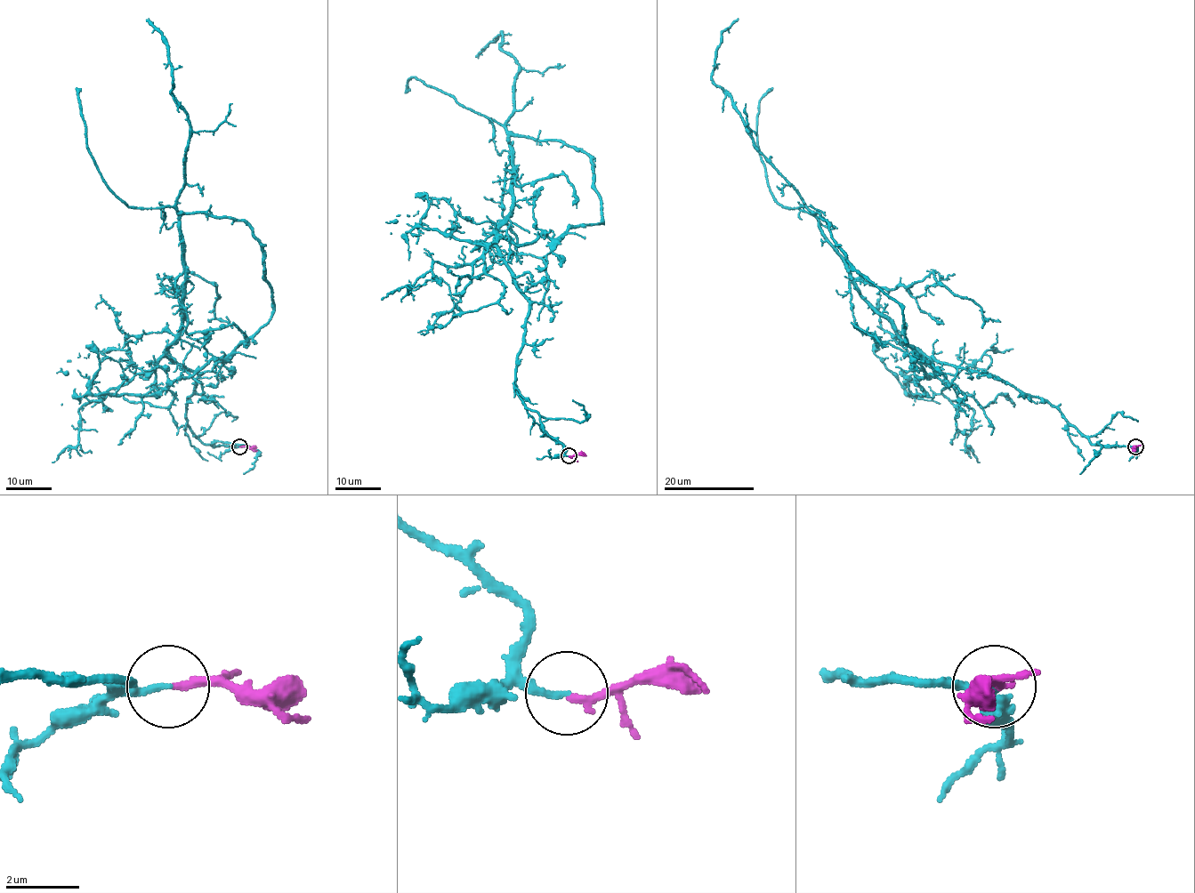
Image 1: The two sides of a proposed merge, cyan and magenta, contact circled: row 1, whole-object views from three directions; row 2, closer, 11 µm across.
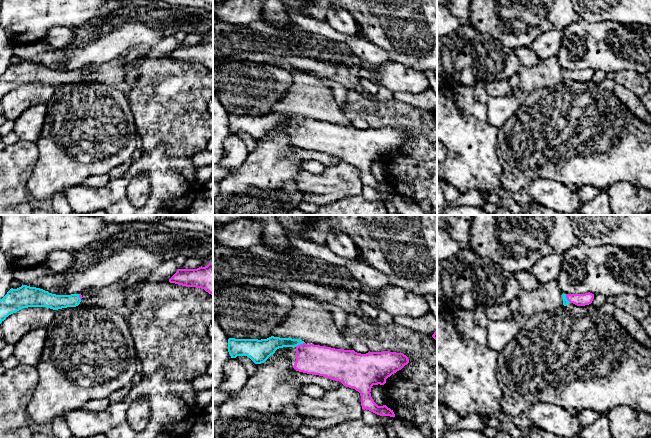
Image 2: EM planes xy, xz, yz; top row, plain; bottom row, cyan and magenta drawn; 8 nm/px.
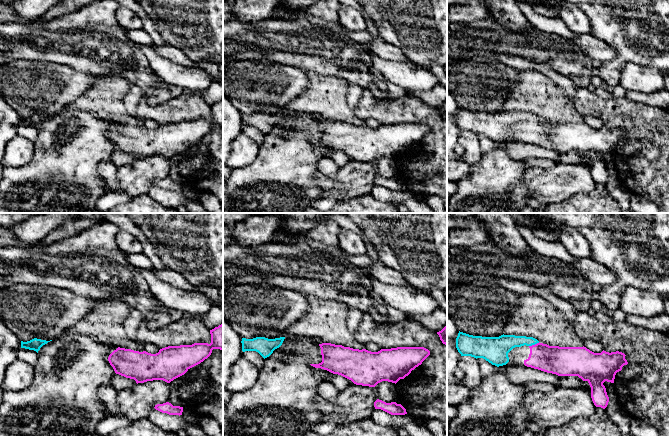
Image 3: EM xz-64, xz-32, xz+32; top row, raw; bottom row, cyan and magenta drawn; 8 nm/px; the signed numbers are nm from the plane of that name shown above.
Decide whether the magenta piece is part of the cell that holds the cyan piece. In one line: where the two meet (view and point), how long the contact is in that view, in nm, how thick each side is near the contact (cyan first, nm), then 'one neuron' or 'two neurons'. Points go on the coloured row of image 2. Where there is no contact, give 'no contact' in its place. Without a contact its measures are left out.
meets cyan in xz at (299, 344); contact 90 nm long; 130 nm thick on the cyan side, 240 nm on the other; one neuron

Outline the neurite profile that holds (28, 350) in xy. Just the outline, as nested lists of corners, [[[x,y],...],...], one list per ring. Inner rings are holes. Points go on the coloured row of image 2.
[[[46,327],[31,330],[14,345],[13,356],[20,364],[36,367],[41,359],[46,336]]]

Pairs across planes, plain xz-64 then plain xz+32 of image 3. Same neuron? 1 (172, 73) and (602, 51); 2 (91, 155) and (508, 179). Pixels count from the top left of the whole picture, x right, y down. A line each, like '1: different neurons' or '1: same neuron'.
1: different neurons
2: same neuron

